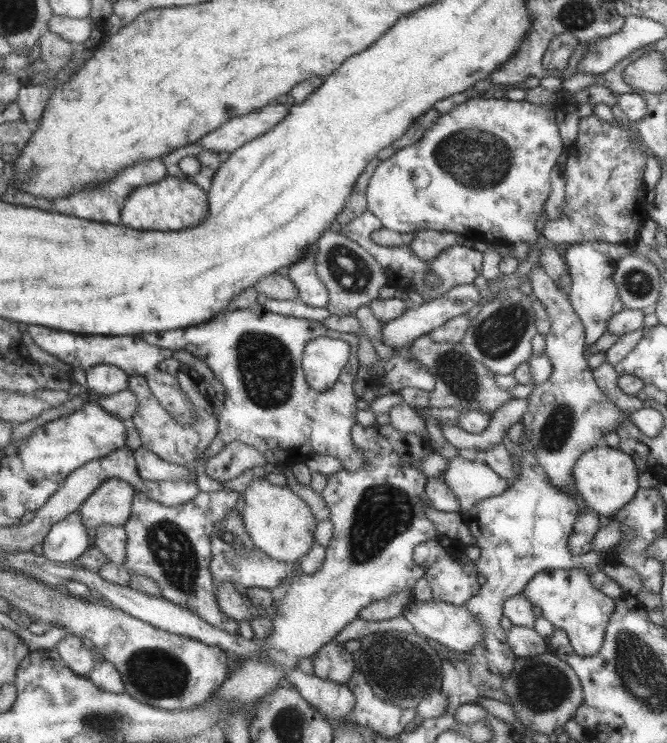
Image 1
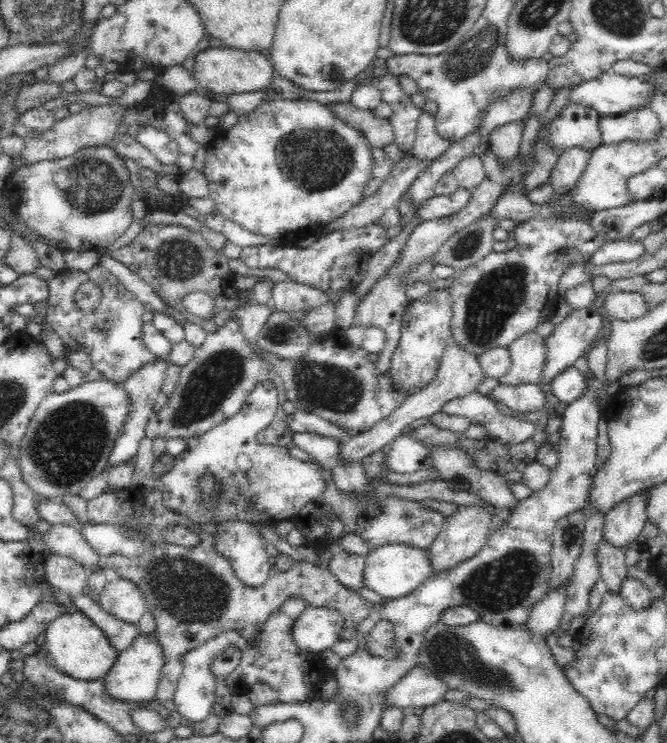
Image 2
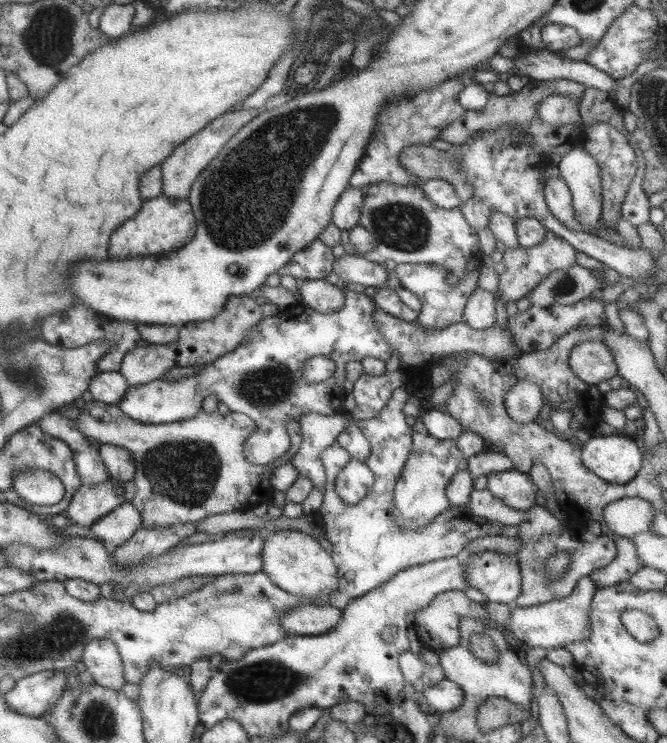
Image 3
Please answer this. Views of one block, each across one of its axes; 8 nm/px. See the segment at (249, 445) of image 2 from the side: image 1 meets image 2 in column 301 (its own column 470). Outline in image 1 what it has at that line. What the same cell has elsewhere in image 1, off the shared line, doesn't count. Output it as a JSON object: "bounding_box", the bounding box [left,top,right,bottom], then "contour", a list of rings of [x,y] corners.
{"bounding_box":[439,455,509,513],"contour":[[[460,455],[448,459],[445,470],[439,475],[455,494],[460,513],[469,512],[477,502],[497,496],[509,486],[507,480],[495,474],[485,463],[466,460]]]}

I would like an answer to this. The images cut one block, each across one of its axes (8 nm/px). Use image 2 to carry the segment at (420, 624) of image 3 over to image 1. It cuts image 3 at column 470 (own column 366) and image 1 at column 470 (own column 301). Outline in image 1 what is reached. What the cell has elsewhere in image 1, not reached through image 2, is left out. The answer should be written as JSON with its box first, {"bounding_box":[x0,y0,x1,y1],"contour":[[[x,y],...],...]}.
{"bounding_box":[413,539,480,606],"contour":[[[431,539],[413,548],[413,562],[425,569],[423,577],[432,590],[433,601],[441,601],[454,604],[455,606],[464,606],[464,604],[480,590],[477,583],[476,567],[463,553],[463,546],[451,544],[443,547],[439,540]]]}

